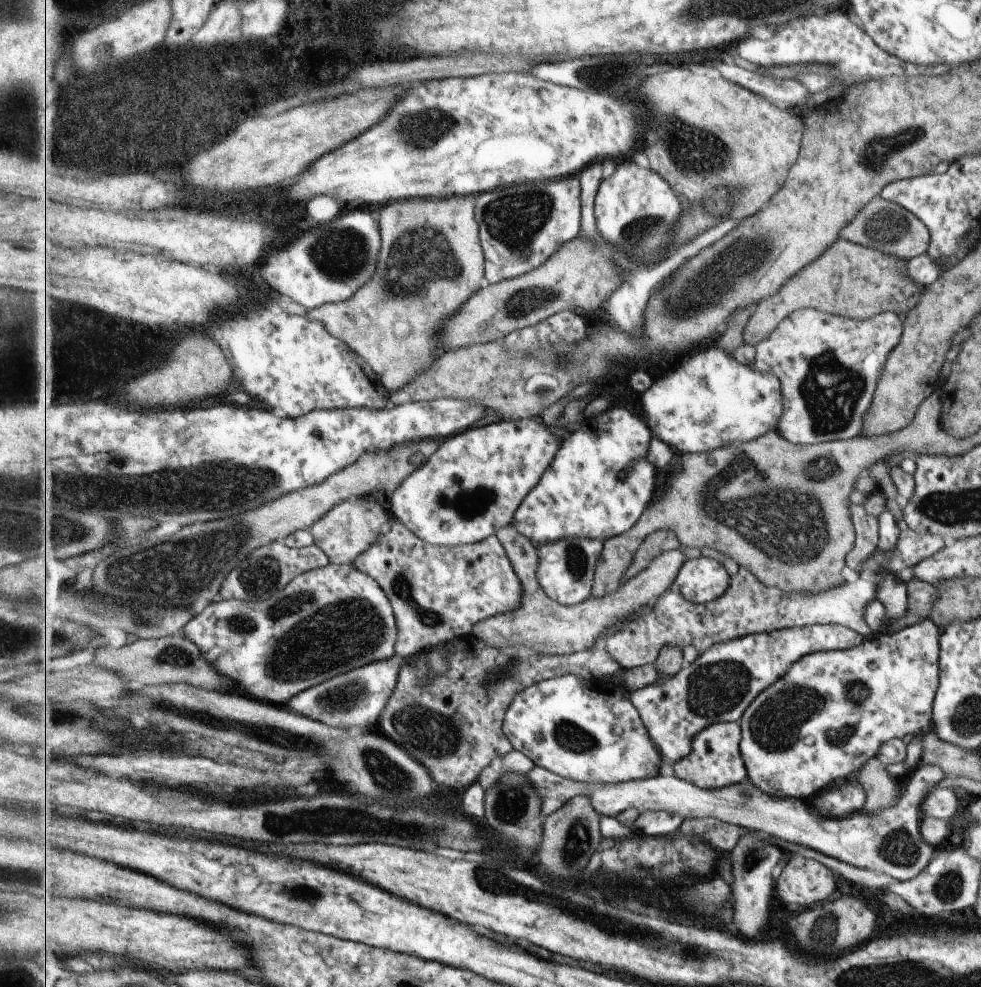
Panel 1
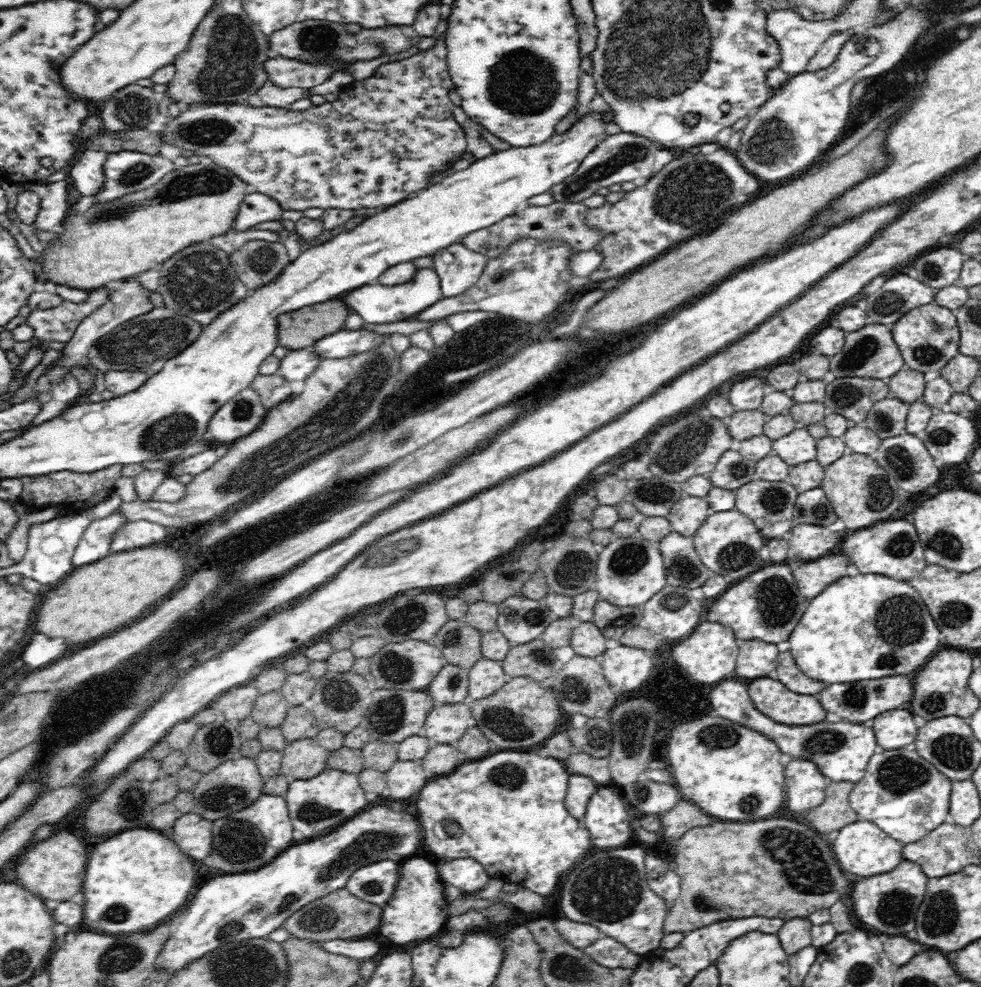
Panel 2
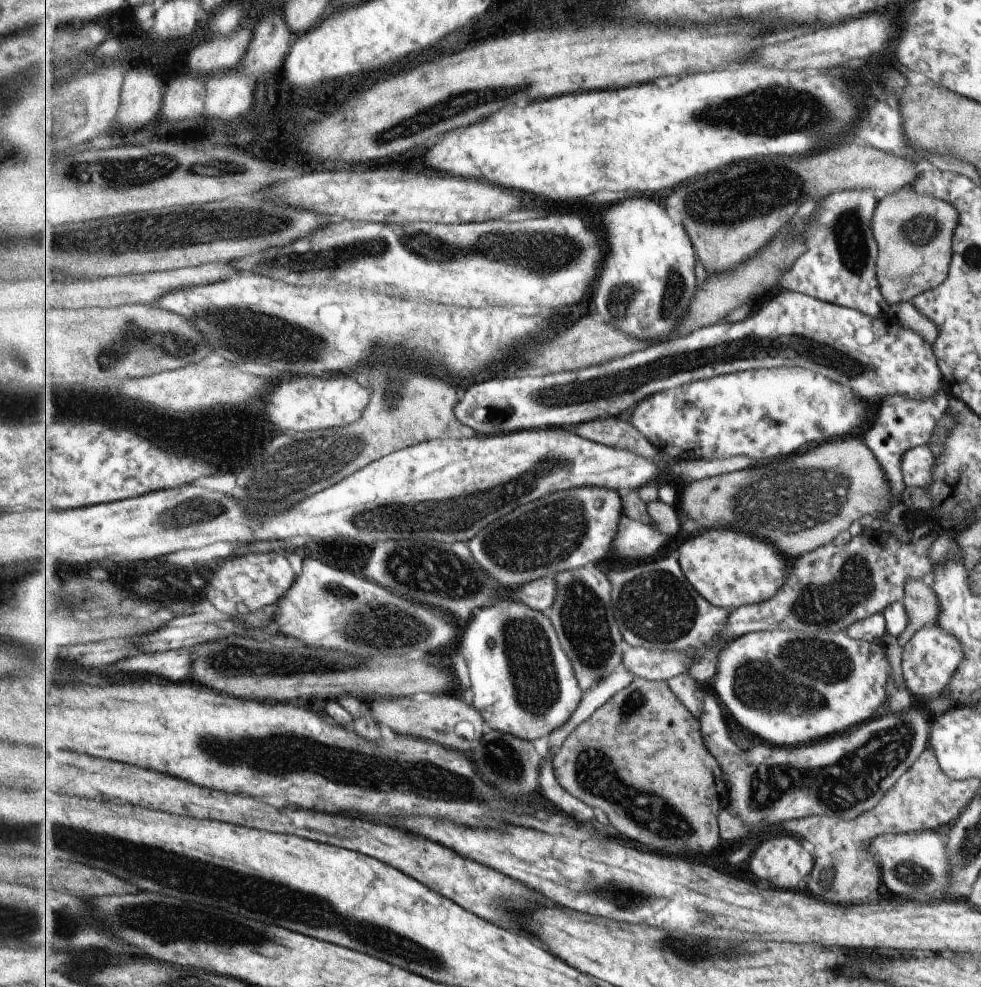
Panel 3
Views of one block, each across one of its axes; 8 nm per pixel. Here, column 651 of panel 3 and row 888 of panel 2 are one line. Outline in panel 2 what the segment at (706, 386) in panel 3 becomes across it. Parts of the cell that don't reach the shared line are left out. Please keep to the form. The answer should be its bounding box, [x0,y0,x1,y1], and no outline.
[378,858,449,946]

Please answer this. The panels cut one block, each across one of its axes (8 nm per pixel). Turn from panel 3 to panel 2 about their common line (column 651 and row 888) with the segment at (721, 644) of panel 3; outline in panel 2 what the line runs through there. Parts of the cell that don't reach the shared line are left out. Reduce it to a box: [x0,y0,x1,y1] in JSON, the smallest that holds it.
[560,848,670,956]

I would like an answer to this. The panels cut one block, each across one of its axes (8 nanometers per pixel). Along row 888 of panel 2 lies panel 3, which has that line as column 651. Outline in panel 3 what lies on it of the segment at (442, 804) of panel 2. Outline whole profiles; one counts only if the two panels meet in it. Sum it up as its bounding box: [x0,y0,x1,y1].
[613,516,668,560]

